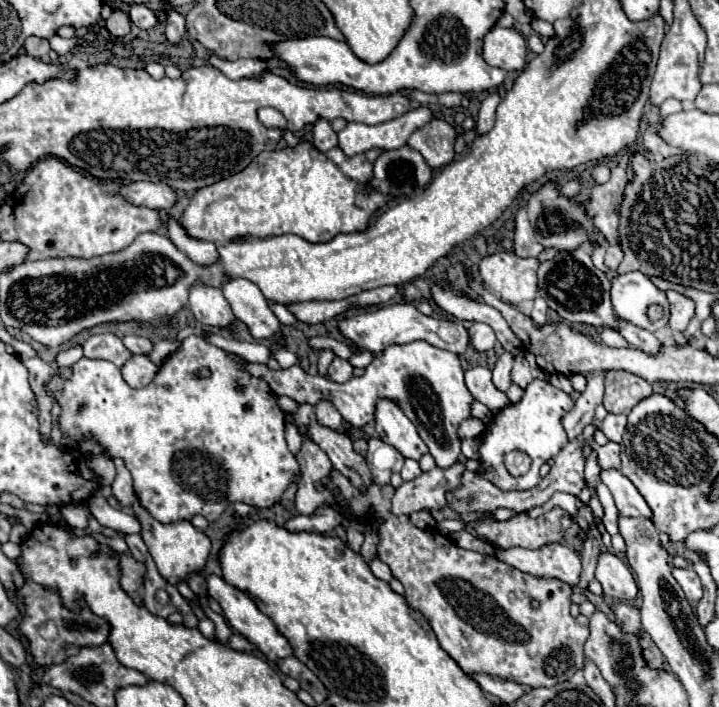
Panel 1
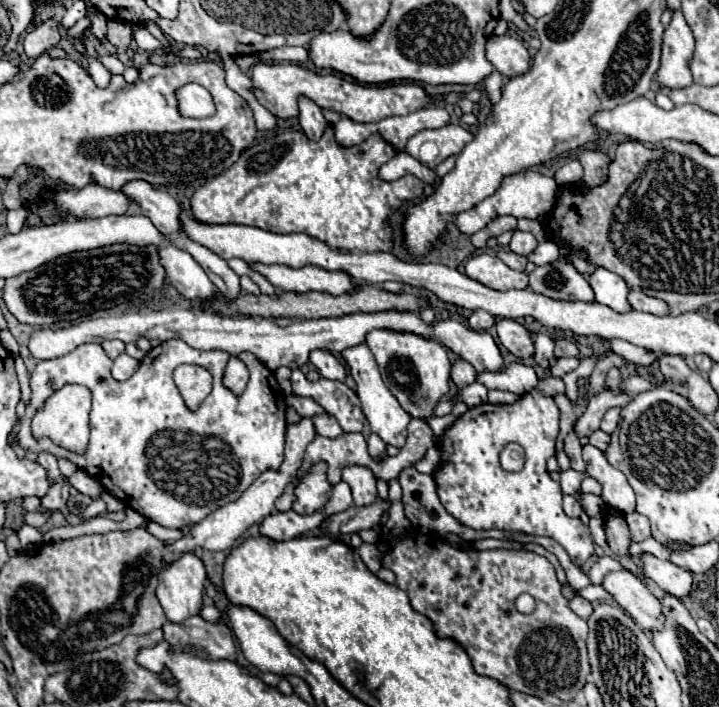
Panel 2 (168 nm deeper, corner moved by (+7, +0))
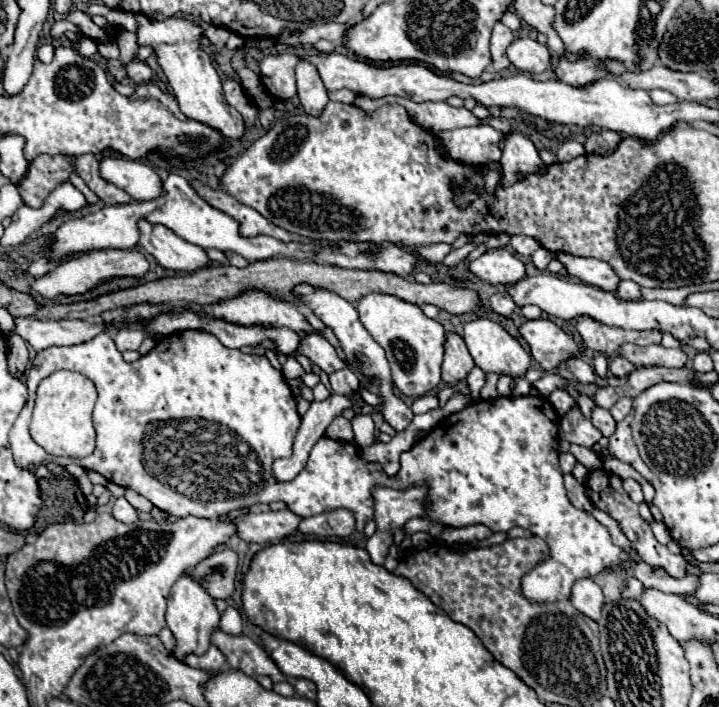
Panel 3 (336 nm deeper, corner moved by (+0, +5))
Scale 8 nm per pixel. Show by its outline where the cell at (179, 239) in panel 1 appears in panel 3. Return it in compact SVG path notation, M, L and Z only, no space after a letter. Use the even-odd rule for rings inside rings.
M103 156L99 168L105 180L125 190L133 200L153 200L153 196L161 196L163 180L143 162L121 156Z

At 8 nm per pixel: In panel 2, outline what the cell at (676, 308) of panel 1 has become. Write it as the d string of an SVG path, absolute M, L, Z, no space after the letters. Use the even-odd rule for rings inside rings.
M632 289L628 293L628 303L634 311L648 311L648 313L654 313L654 315L662 315L662 313L668 313L668 305L660 299L654 299L654 297L648 297L644 295L642 289Z

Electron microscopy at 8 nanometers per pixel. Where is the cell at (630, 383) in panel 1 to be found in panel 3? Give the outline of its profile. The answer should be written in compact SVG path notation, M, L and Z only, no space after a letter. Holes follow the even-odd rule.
M617 356L617 358L613 358L613 360L609 362L609 372L611 372L613 376L617 376L617 378L625 378L625 376L629 376L633 370L635 370L635 366L633 366L629 360L621 358L621 356Z

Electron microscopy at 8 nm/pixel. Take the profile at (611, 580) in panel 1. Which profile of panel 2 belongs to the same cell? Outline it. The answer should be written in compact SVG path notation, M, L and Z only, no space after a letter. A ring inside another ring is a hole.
M616 571L606 575L602 587L614 595L616 603L636 621L644 631L662 631L664 613L662 599L652 595L638 577L630 571Z

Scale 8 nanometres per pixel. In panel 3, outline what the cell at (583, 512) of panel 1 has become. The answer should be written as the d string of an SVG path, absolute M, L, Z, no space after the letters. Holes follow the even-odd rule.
M571 474L565 476L565 490L567 490L567 496L569 496L569 500L575 508L581 508L581 510L591 510L593 508L591 500L587 498L585 486L579 484Z

